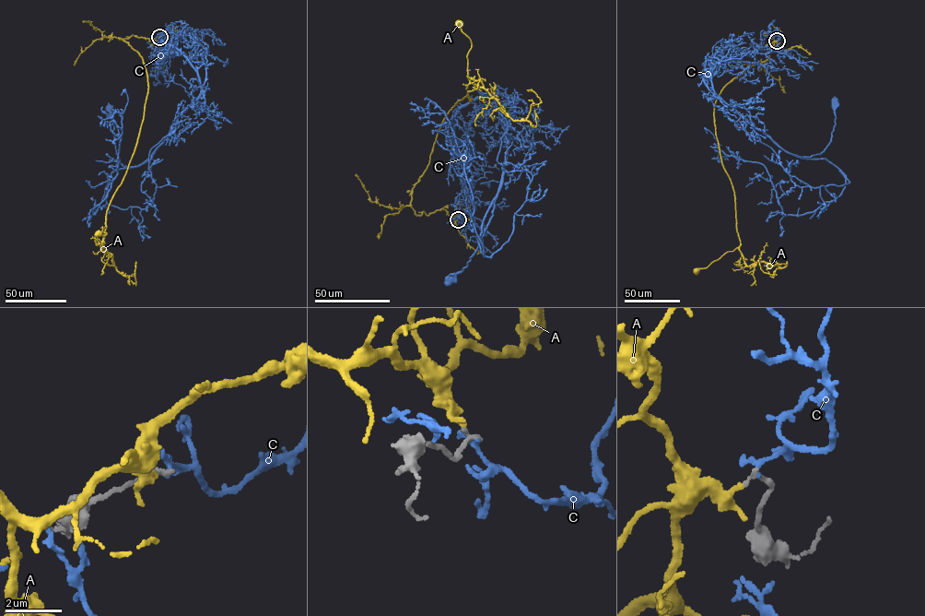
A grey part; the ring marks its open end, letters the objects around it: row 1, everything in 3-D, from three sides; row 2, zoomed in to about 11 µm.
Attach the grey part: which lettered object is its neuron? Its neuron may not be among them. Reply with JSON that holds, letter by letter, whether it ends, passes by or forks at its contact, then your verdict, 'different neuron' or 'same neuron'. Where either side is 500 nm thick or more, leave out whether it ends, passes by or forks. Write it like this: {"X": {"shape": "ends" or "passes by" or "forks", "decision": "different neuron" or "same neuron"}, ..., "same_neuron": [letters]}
{"A": {"shape": "passes by", "decision": "different neuron"}, "C": {"shape": "ends", "decision": "different neuron"}, "same_neuron": []}

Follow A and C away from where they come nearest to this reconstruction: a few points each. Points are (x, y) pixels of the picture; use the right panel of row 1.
A: (777, 41), (767, 50), (768, 58), (735, 77), (715, 103), (716, 136), (733, 192), (741, 245), (696, 270)
C: (777, 41), (771, 33), (765, 46), (713, 67), (706, 87), (801, 157), (831, 141), (836, 100)

